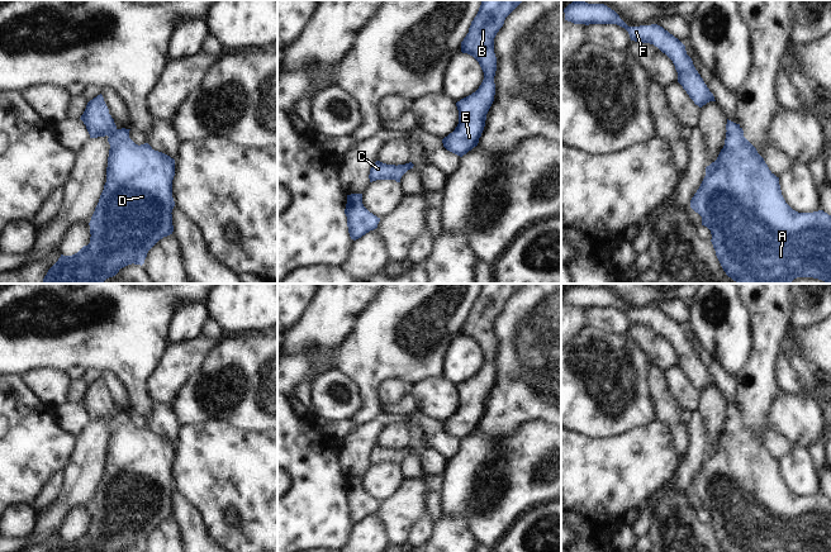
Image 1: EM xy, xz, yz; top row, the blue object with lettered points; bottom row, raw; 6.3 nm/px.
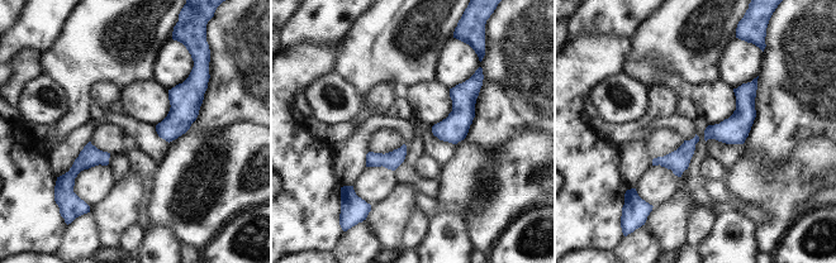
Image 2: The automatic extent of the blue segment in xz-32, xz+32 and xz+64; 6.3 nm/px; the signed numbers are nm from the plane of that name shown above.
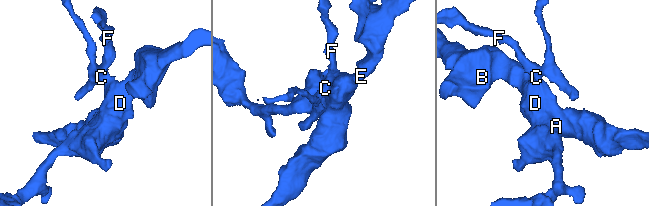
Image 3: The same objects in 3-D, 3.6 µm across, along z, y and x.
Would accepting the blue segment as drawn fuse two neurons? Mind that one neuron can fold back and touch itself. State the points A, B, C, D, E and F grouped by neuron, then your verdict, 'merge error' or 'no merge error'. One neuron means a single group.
A B C D E F; no merge error

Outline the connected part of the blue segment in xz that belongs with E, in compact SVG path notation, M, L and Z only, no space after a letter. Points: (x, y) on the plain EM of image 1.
M481 284L481 289L469 317L461 325L461 336L473 339L484 356L484 363L471 379L456 386L459 408L442 423L443 430L462 441L478 429L485 410L486 398L494 385L497 341L494 322L505 301L523 284Z

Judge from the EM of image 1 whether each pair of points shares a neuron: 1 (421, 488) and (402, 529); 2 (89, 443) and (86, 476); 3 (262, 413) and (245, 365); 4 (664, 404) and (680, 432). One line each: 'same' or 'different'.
1: same
2: same
3: same
4: same

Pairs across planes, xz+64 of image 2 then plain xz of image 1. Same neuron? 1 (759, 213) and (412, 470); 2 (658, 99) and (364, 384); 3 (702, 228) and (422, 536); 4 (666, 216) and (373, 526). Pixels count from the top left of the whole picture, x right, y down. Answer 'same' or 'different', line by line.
1: same
2: different
3: same
4: different

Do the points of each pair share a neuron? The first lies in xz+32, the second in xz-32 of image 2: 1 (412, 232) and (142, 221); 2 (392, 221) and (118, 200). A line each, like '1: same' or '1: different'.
1: different
2: same

